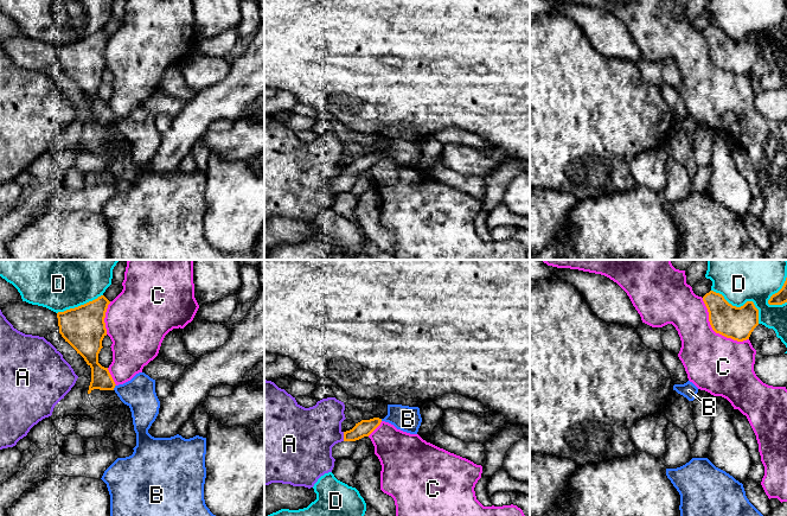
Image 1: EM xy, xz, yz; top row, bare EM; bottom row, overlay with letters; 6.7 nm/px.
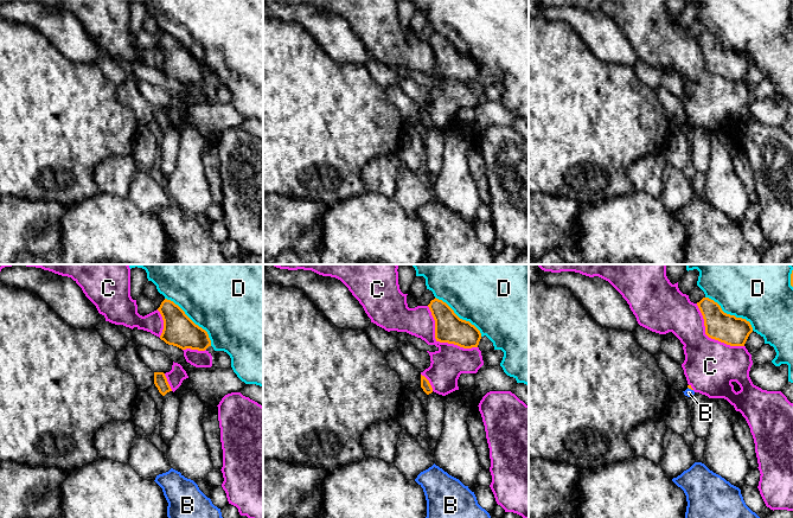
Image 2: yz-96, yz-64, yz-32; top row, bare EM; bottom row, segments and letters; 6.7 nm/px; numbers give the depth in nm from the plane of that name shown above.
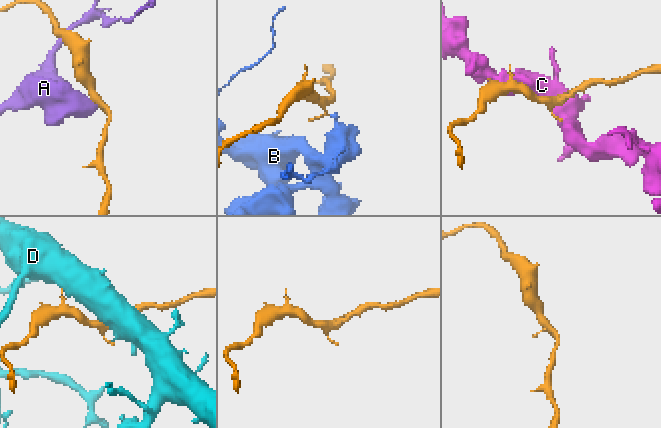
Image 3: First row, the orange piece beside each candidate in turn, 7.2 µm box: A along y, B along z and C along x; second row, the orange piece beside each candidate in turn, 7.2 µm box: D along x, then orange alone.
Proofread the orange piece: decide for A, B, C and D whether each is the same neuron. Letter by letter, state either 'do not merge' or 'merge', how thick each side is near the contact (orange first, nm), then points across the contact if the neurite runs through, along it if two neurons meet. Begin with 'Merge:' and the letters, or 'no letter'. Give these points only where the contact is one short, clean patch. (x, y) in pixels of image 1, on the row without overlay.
Merge: no letter
A: do not merge | 110/380 nm
B: do not merge | 140/220 nm | along xy (115, 119), (113, 123)
C: do not merge | 220/400 nm
D: do not merge | 220/260 nm

